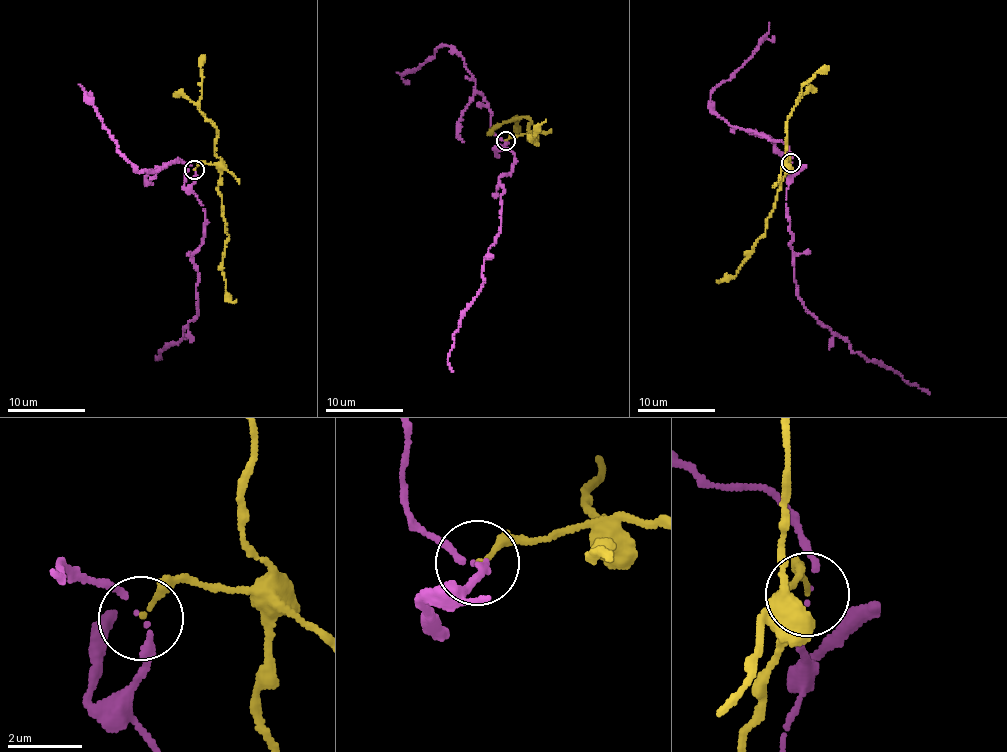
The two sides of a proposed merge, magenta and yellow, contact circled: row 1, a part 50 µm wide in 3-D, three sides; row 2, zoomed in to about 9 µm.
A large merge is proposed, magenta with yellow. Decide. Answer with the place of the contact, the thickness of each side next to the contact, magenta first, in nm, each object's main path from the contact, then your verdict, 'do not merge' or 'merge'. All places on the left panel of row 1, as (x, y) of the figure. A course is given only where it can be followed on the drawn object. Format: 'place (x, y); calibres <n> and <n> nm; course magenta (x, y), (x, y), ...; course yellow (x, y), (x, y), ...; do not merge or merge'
place (194, 170); calibres 120 and 110 nm; course magenta (193, 170), (191, 191), (205, 211), (203, 243), (191, 256), (198, 314), (162, 359); course yellow (193, 170), (201, 163), (214, 164), (220, 173), (218, 189), (229, 238), (222, 269), (227, 296), (236, 300); do not merge

